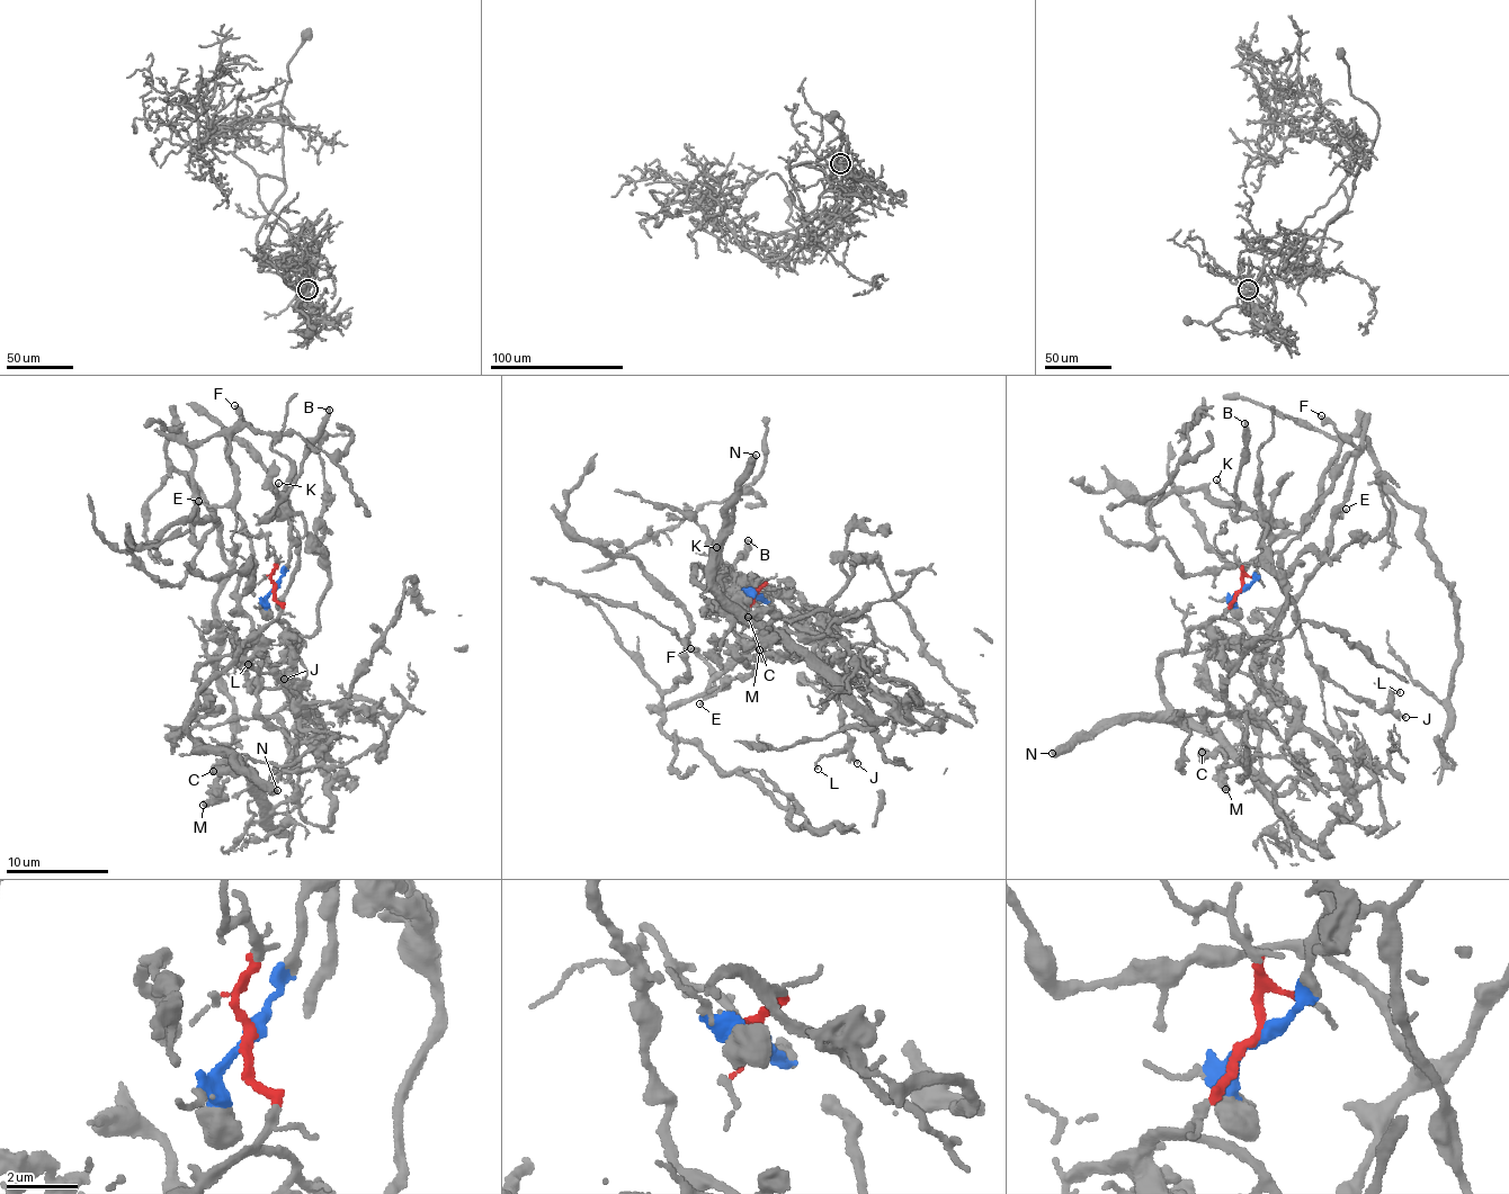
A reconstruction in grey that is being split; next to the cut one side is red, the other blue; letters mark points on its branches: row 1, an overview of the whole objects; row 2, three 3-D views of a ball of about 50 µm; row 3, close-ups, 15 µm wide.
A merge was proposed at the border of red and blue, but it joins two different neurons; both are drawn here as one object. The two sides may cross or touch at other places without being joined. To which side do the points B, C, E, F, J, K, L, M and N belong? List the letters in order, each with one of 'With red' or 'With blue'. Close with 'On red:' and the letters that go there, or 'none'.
B: With blue
C: With red
E: With blue
F: With blue
J: With blue
K: With blue
L: With blue
M: With red
N: With red
On red: C, M, N

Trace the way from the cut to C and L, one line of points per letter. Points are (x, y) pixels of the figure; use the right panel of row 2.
C: (1242, 589), (1229, 608), (1190, 631), (1185, 648), (1160, 663), (1161, 699), (1220, 743), (1206, 757), (1202, 751)
L: (1242, 589), (1253, 580), (1256, 562), (1275, 554), (1307, 657), (1338, 684), (1383, 710), (1389, 693), (1399, 693)

